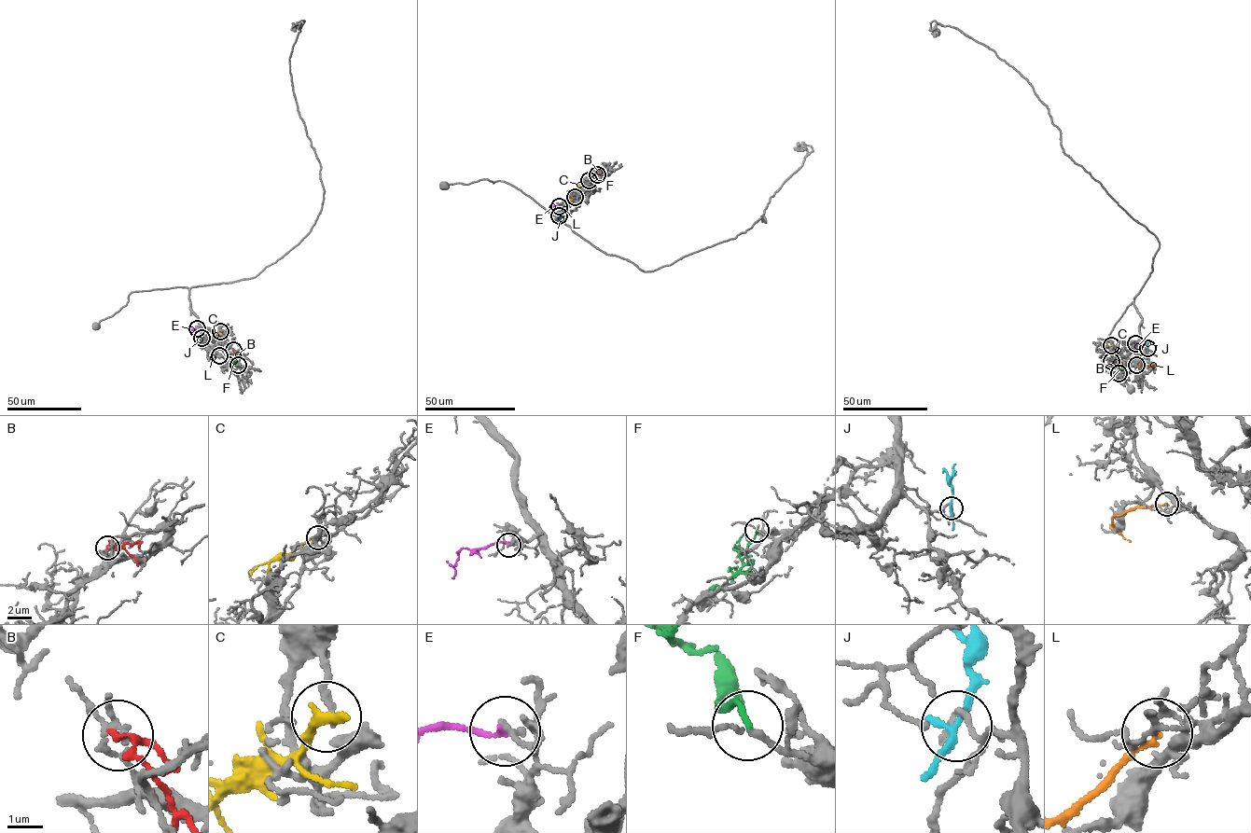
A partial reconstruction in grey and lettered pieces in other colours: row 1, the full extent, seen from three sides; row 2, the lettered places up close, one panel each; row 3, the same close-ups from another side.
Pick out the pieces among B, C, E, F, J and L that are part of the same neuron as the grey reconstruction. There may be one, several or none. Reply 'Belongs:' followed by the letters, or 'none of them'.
Belongs: none of them

